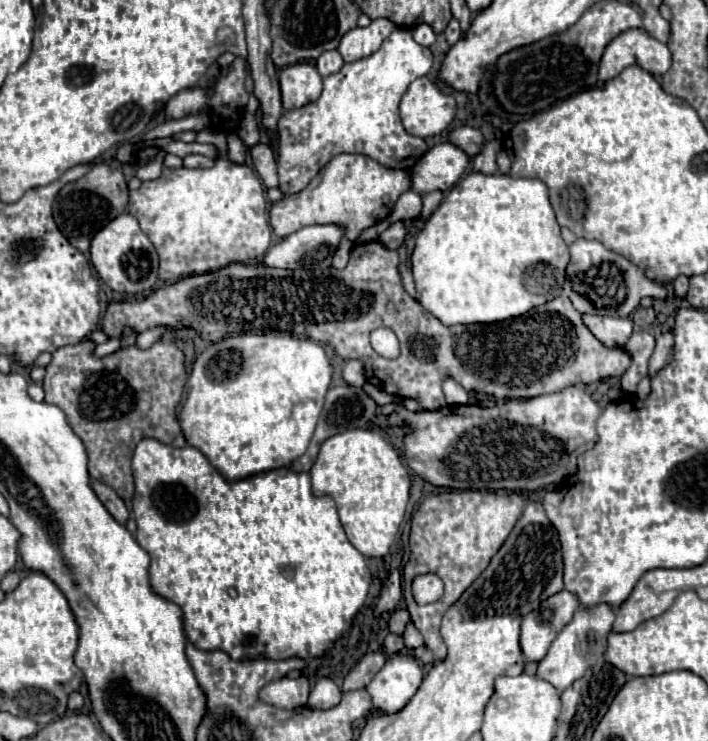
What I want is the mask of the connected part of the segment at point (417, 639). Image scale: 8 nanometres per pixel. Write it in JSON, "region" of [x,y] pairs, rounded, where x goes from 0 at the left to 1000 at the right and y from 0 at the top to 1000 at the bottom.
{"region":[[[578,838],[575,846],[572,846],[569,862],[572,862],[572,870],[575,870],[575,873],[595,873],[595,870],[597,870],[597,860],[595,860],[595,854],[589,852],[589,846],[586,846],[581,838]]]}

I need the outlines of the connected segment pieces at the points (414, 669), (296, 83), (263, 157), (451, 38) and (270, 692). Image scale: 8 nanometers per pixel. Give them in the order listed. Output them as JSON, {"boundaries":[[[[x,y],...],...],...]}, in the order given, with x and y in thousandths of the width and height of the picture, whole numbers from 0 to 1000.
{"boundaries":[[[[558,881],[518,924],[527,954],[538,962],[561,962],[586,938],[597,919],[592,892],[578,881]]],[[[419,85],[397,96],[394,115],[397,115],[400,147],[411,150],[451,134],[456,120],[456,104],[451,101],[445,88]]],[[[371,193],[369,196],[360,196],[360,198],[355,198],[355,212],[357,212],[360,228],[369,236],[374,252],[377,255],[391,252],[391,223],[388,223],[383,198],[380,196],[371,196]]],[[[637,26],[631,39],[629,39],[629,50],[631,50],[631,58],[634,61],[643,61],[648,53],[651,53],[651,42],[648,42],[648,28],[645,26]]],[[[400,914],[394,919],[386,919],[380,924],[374,924],[366,935],[369,946],[394,954],[394,957],[417,957],[417,954],[428,954],[434,946],[434,933],[428,919],[419,916],[408,916]]]]}

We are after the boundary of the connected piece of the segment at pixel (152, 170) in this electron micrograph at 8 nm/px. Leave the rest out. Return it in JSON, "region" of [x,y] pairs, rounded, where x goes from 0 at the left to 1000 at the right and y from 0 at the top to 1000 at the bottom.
{"region":[[[230,204],[225,206],[225,212],[219,215],[219,217],[213,217],[213,220],[208,220],[208,223],[202,223],[202,225],[194,225],[194,239],[199,242],[199,244],[208,244],[208,242],[222,242],[225,236],[227,236],[227,228],[230,228]]]}

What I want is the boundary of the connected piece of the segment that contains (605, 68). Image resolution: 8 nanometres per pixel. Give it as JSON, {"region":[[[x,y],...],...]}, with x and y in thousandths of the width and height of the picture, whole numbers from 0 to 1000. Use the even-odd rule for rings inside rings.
{"region":[[[888,39],[855,63],[846,88],[846,109],[871,104],[888,88],[903,88],[928,104],[948,90],[948,69],[911,39]]]}

